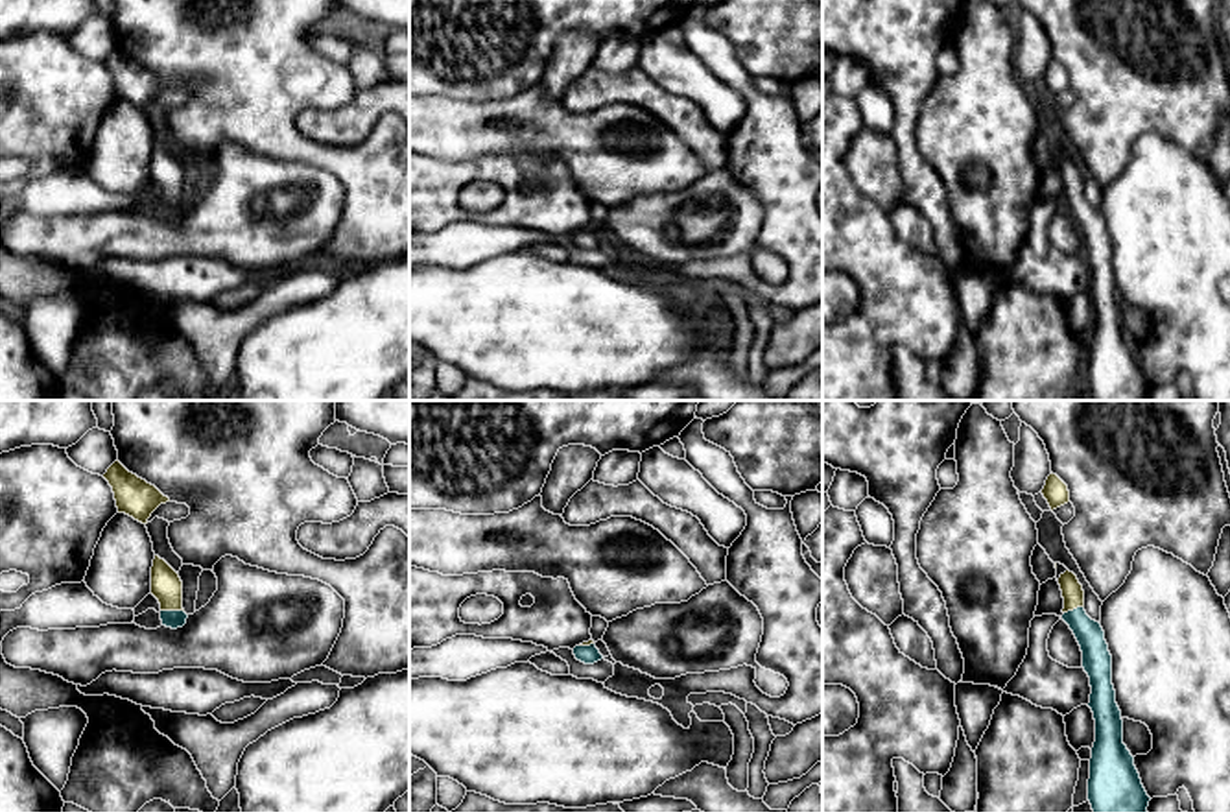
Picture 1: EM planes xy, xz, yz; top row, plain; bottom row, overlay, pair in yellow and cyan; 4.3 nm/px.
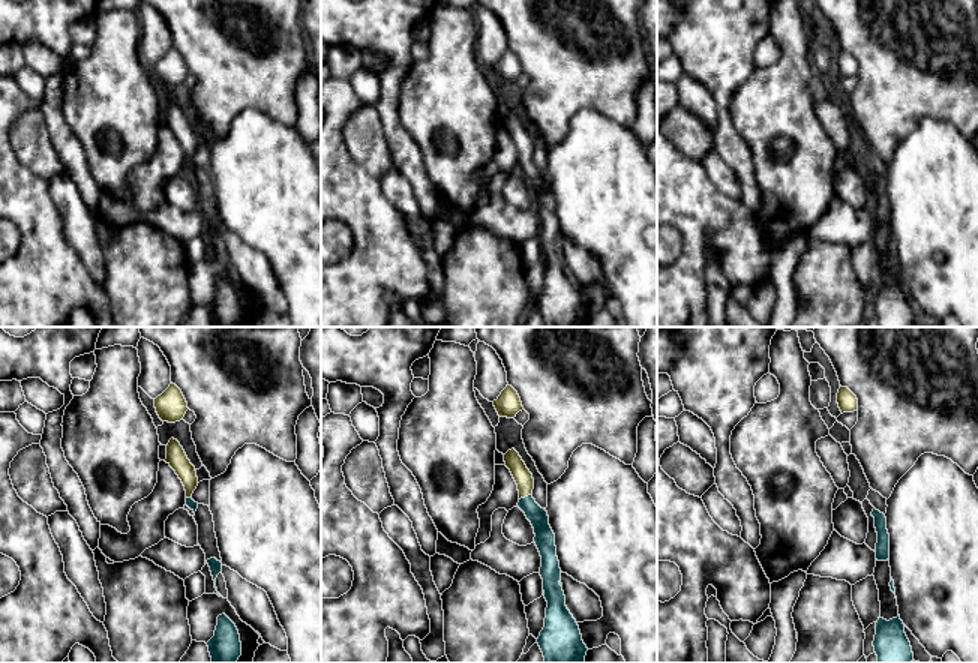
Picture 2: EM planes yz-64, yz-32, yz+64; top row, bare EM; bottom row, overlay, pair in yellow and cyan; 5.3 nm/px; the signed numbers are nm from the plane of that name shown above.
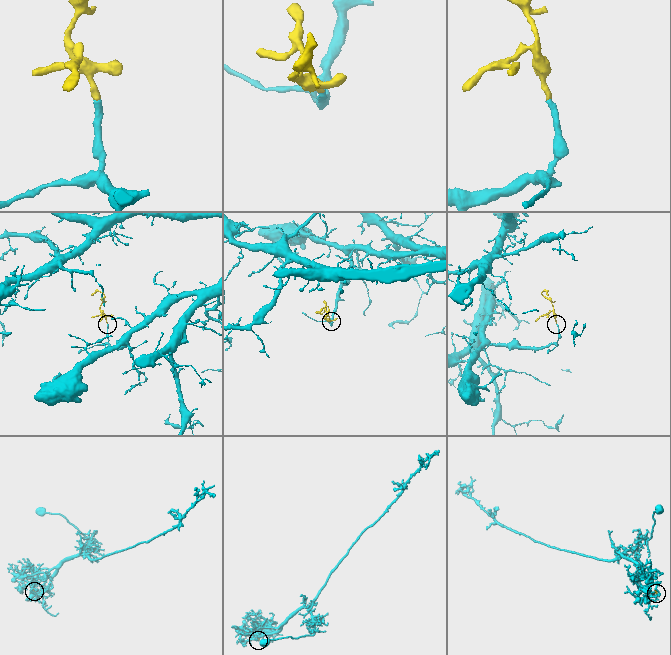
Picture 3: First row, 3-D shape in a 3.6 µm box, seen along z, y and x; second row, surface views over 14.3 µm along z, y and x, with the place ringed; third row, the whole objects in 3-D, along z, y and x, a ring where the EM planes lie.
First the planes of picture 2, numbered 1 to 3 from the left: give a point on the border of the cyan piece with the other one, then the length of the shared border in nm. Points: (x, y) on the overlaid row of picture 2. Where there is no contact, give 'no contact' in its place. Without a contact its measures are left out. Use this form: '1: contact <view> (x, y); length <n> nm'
1: contact yz-64 (188, 497); length 40 nm
2: contact yz-32 (525, 495); length 80 nm
3: no contact

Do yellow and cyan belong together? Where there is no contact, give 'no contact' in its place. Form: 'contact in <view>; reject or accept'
contact in xy; accept

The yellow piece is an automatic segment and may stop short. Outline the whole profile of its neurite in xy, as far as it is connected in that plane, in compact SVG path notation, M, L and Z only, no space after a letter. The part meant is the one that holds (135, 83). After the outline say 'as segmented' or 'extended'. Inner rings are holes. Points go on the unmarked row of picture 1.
M118 46L103 65L112 74L118 100L125 100L142 111L148 111L148 105L160 90L170 89L155 72L129 59Z | as segmented

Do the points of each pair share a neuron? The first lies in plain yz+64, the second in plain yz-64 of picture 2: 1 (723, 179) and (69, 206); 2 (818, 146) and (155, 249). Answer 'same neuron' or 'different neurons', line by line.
1: same neuron
2: different neurons

